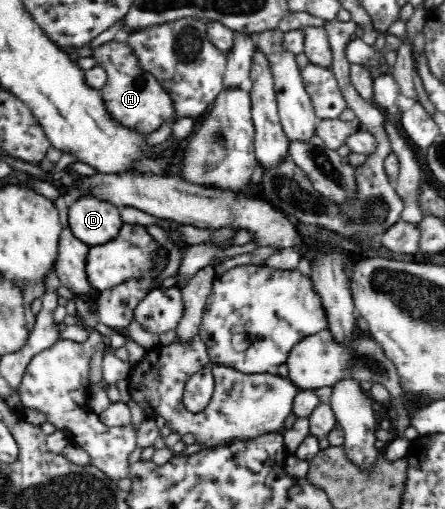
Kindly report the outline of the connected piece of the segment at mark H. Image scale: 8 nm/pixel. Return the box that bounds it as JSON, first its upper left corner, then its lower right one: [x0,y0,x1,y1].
[91,38,175,137]

